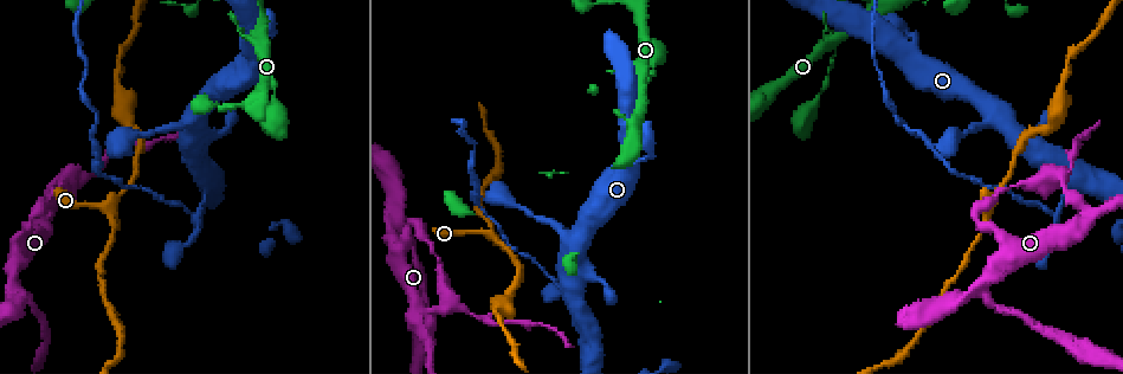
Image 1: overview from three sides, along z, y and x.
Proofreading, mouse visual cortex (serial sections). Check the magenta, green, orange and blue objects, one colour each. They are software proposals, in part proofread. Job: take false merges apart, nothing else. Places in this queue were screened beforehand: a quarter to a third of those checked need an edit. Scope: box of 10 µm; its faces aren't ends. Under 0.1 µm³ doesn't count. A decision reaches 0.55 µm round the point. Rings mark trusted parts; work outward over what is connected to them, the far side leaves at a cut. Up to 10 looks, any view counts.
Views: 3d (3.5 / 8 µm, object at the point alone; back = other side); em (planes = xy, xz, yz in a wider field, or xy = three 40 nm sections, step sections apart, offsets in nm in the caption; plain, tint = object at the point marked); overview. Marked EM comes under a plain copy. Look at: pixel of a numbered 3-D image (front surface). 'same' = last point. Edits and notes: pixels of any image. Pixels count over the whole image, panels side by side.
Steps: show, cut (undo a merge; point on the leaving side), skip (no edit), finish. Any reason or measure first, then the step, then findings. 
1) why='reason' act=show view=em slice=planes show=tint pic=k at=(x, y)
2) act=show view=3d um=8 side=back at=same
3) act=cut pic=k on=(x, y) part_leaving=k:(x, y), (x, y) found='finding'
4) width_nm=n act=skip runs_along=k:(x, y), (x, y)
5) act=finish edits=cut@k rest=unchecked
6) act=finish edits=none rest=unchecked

why='abrupt turn' act=show view=3d um=3.5 pic=1 at=(69, 177)

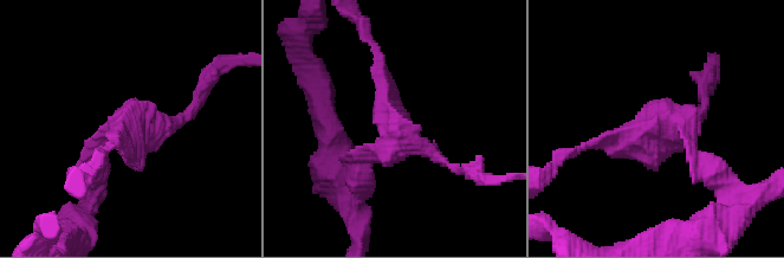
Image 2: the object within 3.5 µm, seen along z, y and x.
act=cut pic=2 on=(401, 146) found='two cells meet here'

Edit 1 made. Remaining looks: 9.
why='see it whole again' act=show view=overview

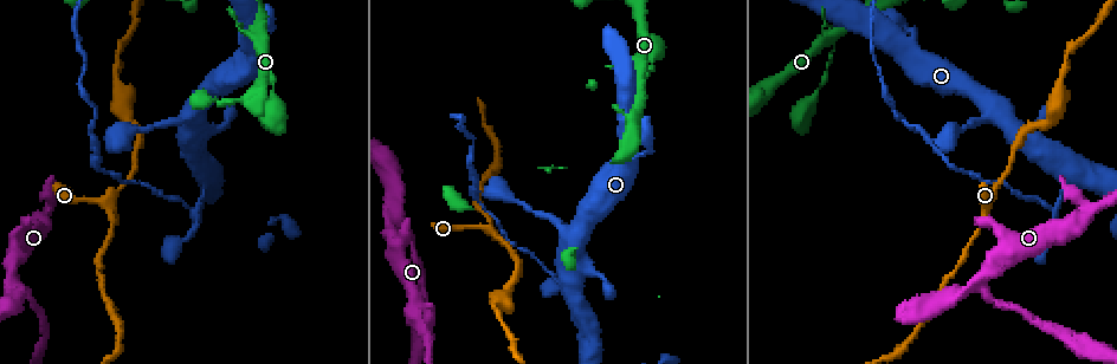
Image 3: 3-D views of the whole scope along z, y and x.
why='three-way junction' act=show view=3d um=8 pic=3 at=(1055, 213)

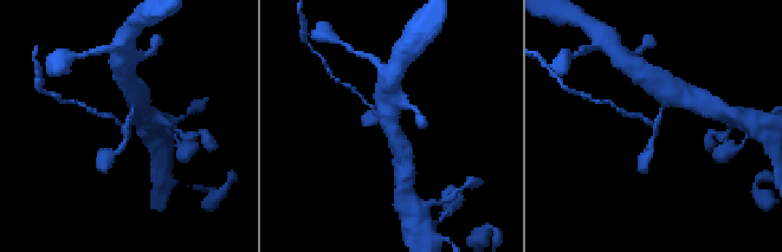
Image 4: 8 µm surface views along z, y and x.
arms=3 arm_widths_nm=150,200,200 why='shape alone is not enough' act=show view=em slice=xy step=1 show=tint at=same

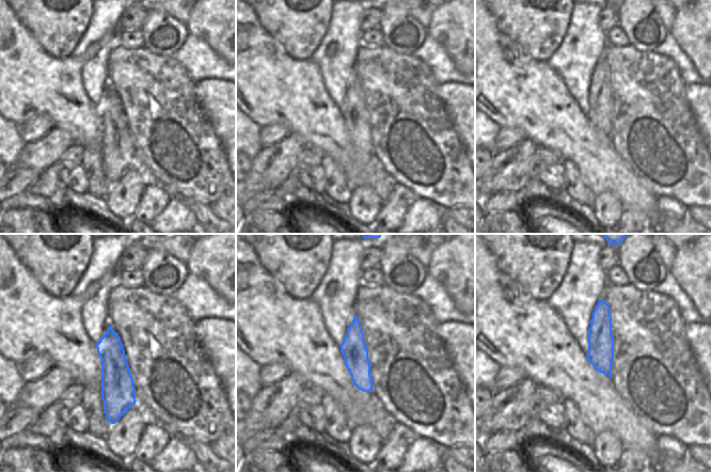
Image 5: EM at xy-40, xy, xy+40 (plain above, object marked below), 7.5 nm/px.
act=cut pic=4 on=(637, 115) part_leaving=4:(651, 124), (616, 107) found='a second cell is stuck on'

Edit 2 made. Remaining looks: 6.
act=show view=3d um=8 pic=3 at=(105, 200)

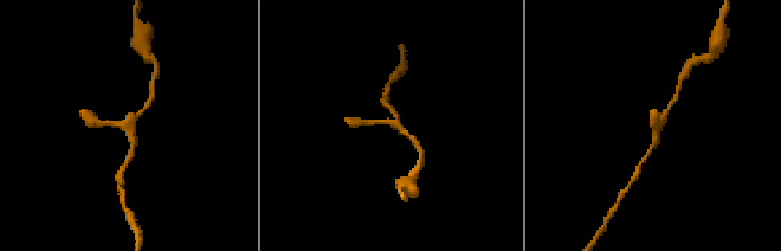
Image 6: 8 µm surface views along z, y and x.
why='need the tissue' act=show view=em slice=xy step=1 show=tint at=same

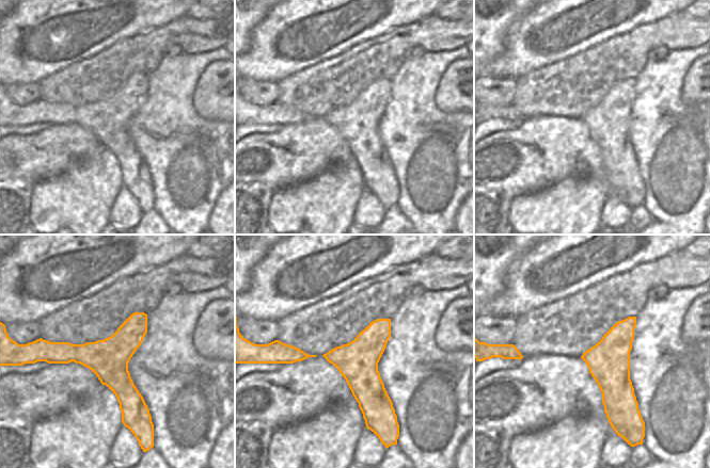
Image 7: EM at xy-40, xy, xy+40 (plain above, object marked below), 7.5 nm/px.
act=skip runs_along=7:(45, 348), (89, 354), (147, 416) found='continuous, no second cell'

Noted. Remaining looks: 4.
act=show view=3d um=3.5 side=back pic=3 at=(639, 74)

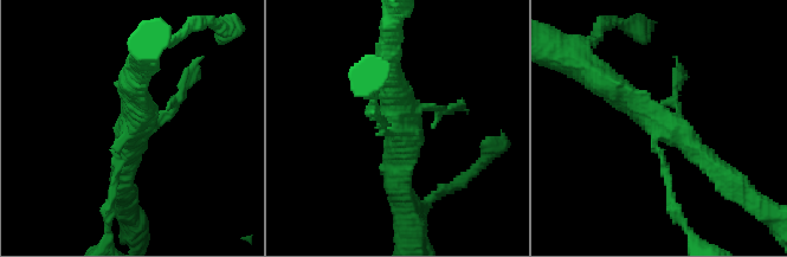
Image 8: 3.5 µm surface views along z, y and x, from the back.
why='shape alone is not enough' act=show view=em slice=planes show=tint pic=8 at=(397, 123)

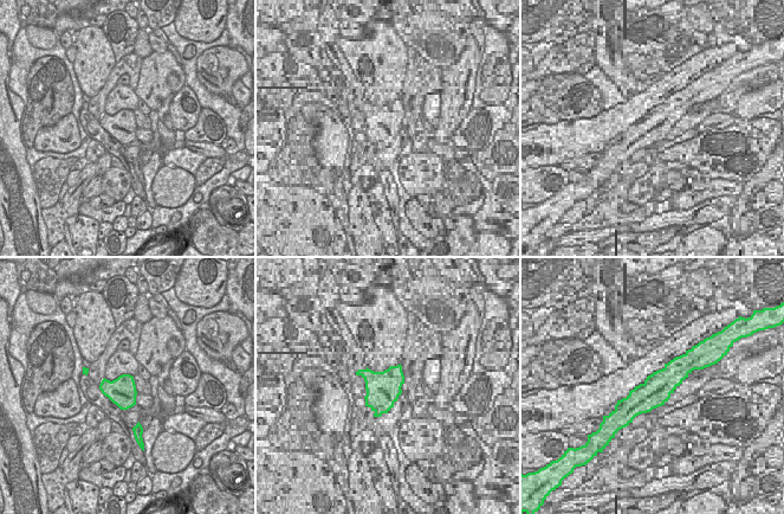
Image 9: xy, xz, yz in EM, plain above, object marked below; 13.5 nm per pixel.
act=skip runs_along=8:(718, 173), (688, 141), (600, 79) found='all the same cell'

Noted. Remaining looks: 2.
act=finish edits=cut@2,cut@4 rest=unchecked

